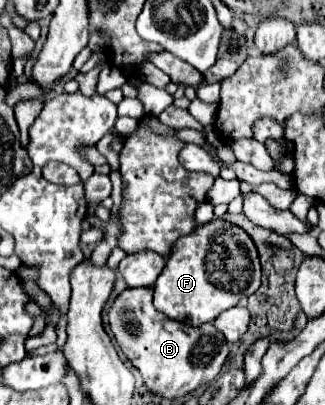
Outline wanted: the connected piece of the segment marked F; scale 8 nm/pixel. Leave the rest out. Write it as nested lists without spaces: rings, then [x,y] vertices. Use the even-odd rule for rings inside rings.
[[[213,218],[211,222],[197,226],[191,234],[185,234],[183,238],[175,240],[175,246],[171,246],[171,254],[165,262],[165,268],[153,286],[155,308],[187,326],[201,326],[205,322],[215,320],[223,310],[237,306],[241,298],[255,294],[259,286],[261,286],[261,262],[257,246],[251,240],[251,236],[243,228],[231,224],[225,218]]]

